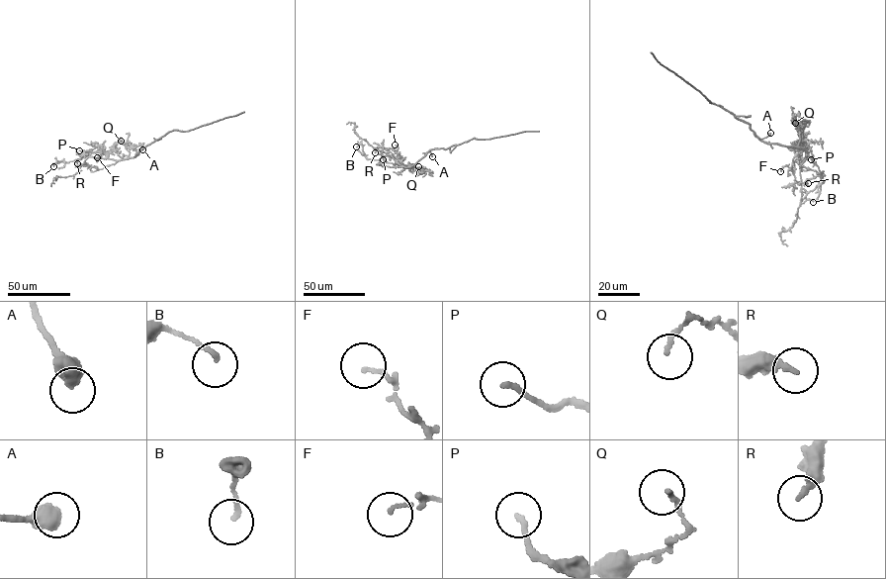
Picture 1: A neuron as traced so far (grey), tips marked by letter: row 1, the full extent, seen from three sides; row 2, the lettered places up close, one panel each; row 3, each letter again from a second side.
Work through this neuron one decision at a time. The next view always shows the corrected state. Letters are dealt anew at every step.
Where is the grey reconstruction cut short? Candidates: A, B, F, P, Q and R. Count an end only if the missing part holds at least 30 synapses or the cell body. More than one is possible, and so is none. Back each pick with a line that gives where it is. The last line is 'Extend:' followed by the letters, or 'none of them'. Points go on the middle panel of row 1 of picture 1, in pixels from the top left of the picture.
Extend: none of them

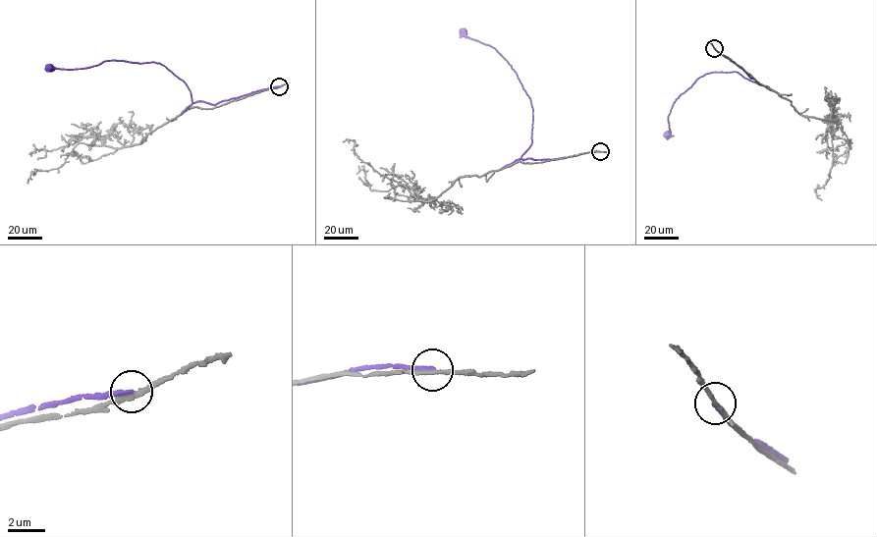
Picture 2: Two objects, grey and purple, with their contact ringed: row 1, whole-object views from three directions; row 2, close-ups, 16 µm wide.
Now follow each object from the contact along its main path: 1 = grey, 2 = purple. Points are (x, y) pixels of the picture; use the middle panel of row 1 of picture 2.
1: (600, 151), (519, 161), (479, 177), (461, 177), (423, 202), (359, 158), (354, 141), (343, 141)
2: (600, 151), (555, 159), (521, 159), (531, 143), (530, 98), (506, 60), (494, 48), (469, 38), (465, 31)

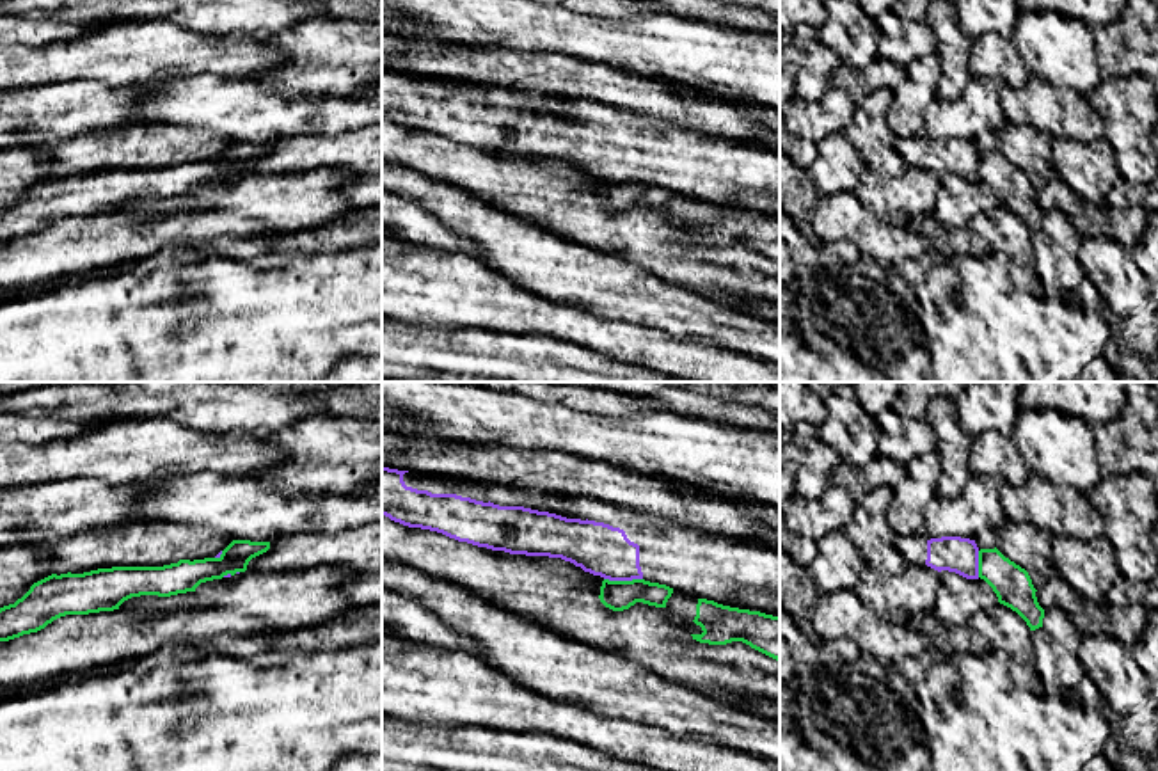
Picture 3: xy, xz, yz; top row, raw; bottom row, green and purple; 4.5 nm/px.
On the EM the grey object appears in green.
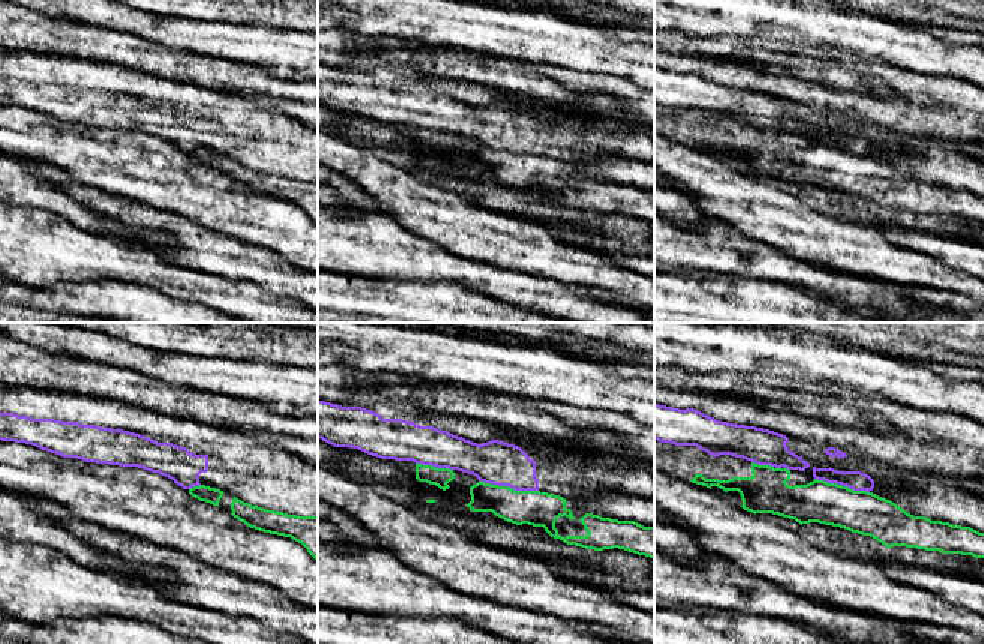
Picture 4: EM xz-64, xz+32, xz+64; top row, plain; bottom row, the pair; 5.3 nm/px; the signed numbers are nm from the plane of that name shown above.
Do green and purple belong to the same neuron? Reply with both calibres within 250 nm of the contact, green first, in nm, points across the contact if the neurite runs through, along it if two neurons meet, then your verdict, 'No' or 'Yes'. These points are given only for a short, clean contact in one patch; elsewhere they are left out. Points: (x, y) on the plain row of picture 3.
Thickness 140 nm (green) against 240 nm. Boundary: xz (604, 180), (642, 182). No

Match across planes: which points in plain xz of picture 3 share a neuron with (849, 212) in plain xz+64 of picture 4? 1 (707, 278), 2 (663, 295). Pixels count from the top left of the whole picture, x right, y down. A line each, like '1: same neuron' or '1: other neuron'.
1: same neuron
2: other neuron

